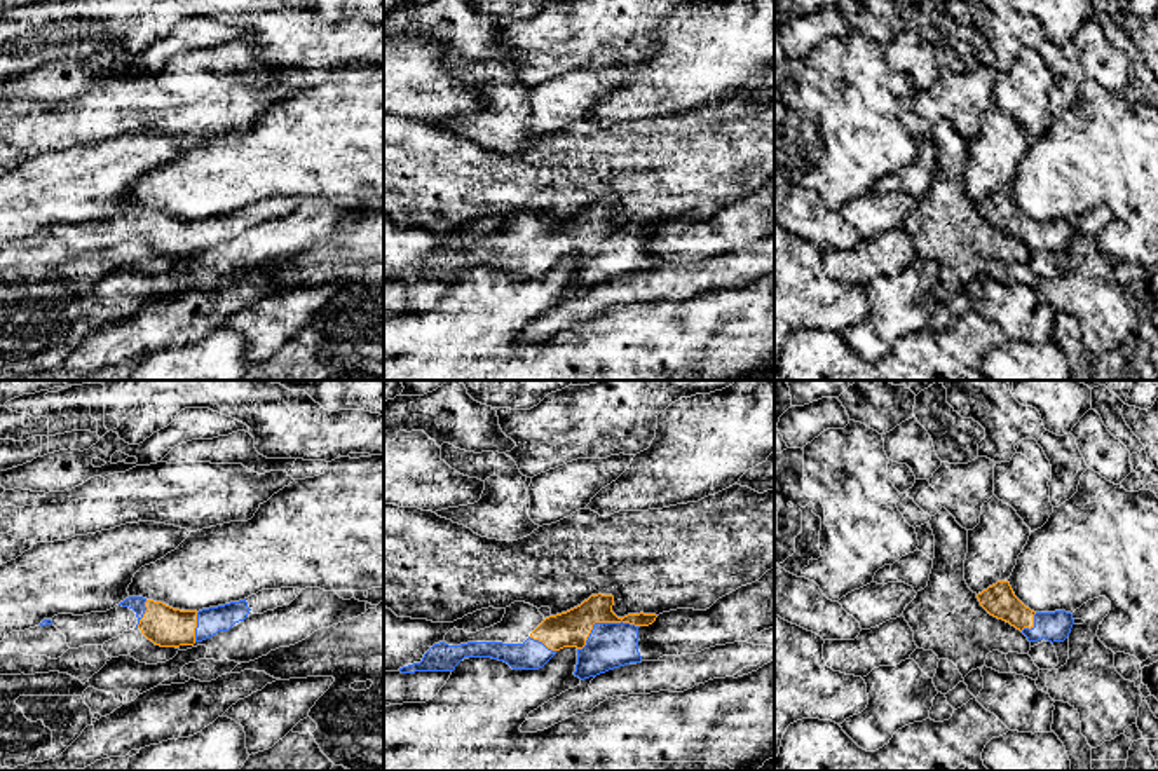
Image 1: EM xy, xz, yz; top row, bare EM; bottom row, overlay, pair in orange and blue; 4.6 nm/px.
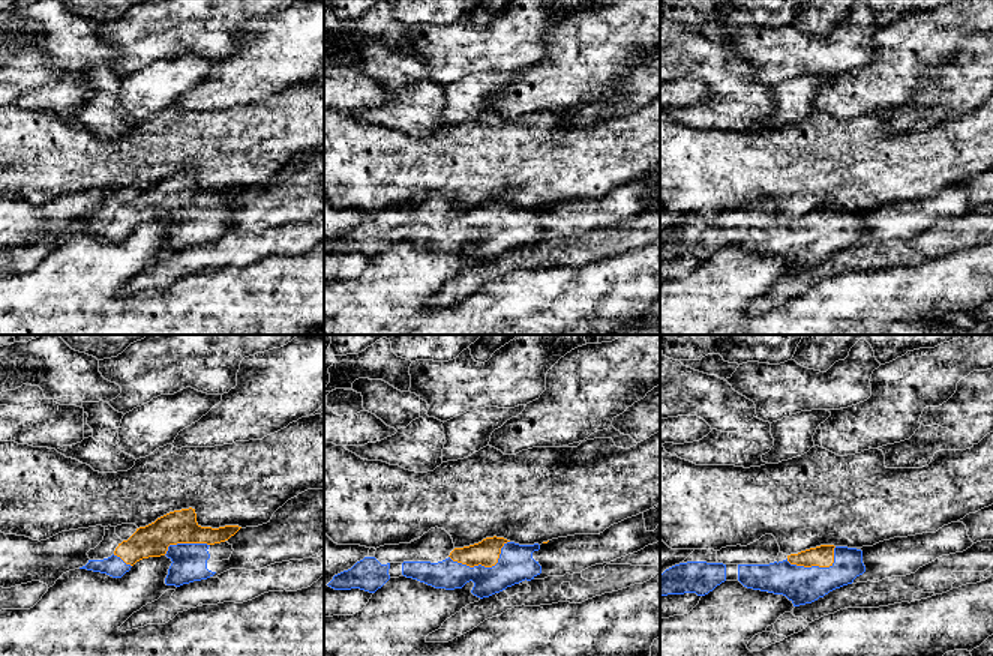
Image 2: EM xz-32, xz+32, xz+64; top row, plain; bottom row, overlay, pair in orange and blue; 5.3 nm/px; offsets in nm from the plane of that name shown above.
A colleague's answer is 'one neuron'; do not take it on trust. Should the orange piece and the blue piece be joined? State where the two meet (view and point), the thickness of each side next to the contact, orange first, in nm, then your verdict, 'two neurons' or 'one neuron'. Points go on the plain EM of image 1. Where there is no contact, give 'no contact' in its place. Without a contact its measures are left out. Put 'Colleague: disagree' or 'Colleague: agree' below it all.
xz (602, 231) | 170/220 nm | one neuron
Colleague: agree

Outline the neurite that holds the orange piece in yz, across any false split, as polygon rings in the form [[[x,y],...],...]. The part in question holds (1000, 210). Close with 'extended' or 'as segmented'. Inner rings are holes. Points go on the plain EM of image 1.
[[[998,190],[978,202],[977,208],[991,225],[1020,239],[1029,251],[1038,251],[1041,248],[1052,253],[1064,251],[1074,234],[1073,223],[1066,220],[1031,220],[1015,206],[1008,190]]] | extended

